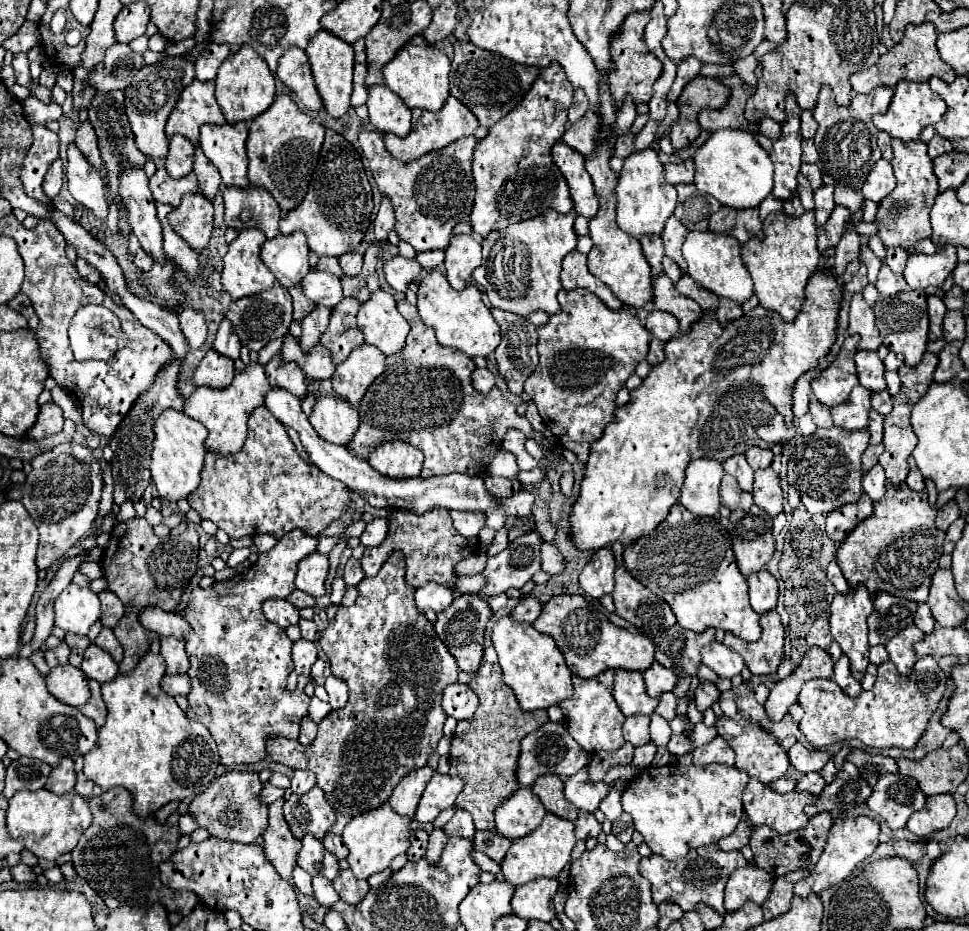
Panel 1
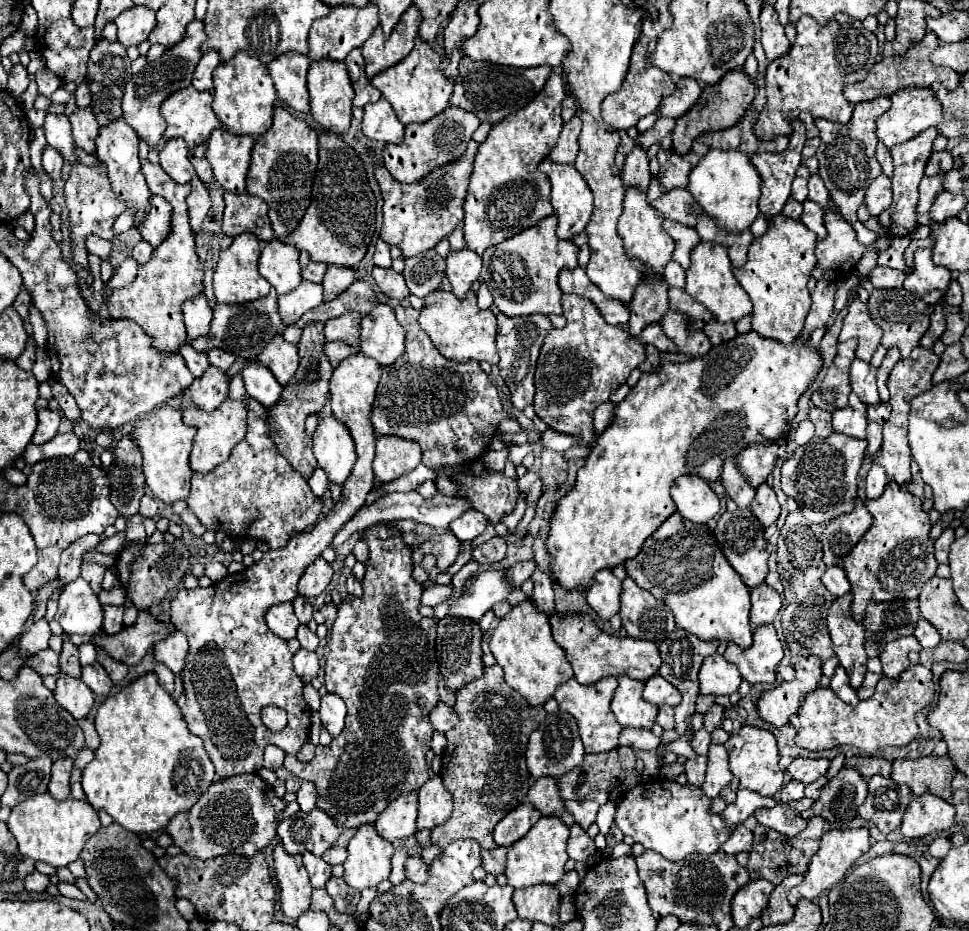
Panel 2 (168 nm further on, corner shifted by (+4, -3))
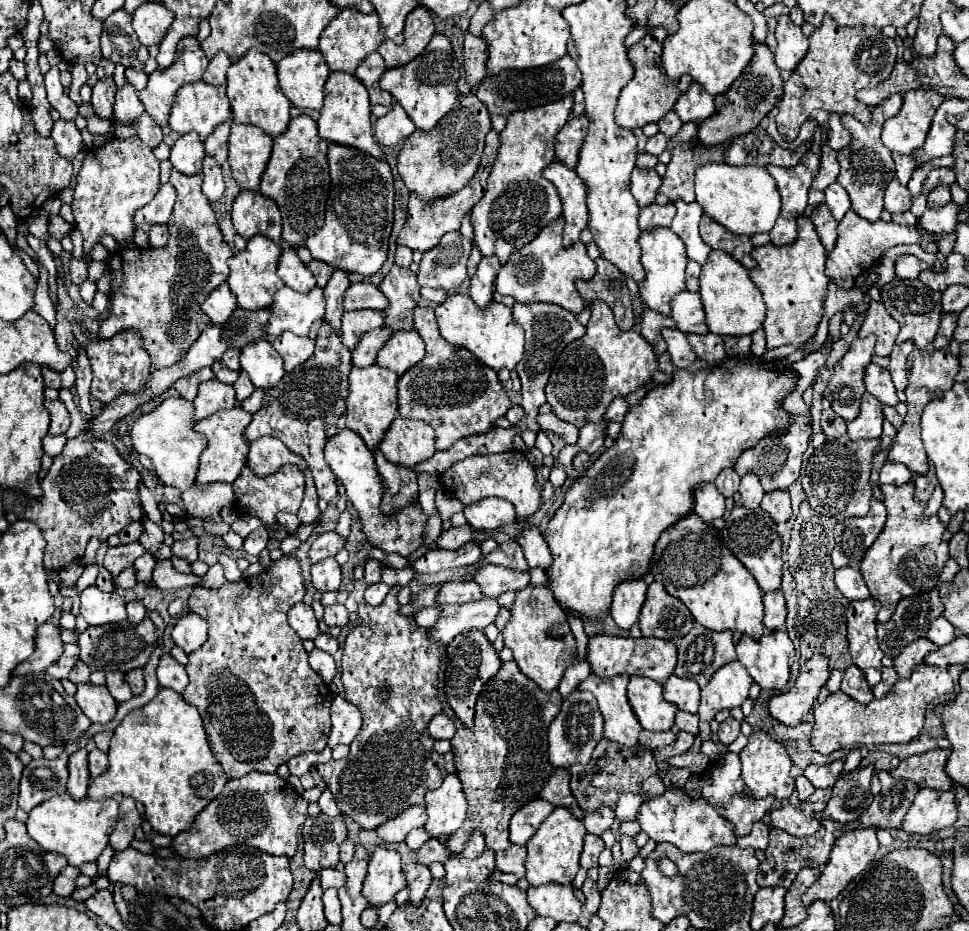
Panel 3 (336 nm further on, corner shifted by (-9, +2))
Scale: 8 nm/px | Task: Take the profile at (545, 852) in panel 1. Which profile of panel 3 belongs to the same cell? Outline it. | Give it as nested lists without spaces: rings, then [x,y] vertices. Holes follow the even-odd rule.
[[[555,807],[553,813],[541,823],[537,833],[527,841],[527,873],[525,879],[529,885],[543,885],[543,883],[559,883],[559,885],[571,885],[577,871],[579,871],[579,855],[583,849],[583,835],[585,825],[583,821],[575,819],[569,809]]]

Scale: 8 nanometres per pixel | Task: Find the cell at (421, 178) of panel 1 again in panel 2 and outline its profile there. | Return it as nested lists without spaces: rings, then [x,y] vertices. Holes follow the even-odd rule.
[[[472,140],[464,152],[464,158],[452,162],[452,166],[432,172],[428,178],[424,178],[424,182],[414,182],[412,186],[396,182],[392,174],[384,170],[384,166],[376,166],[376,180],[384,196],[384,224],[380,238],[390,246],[398,246],[404,258],[426,252],[446,238],[464,218],[464,198],[476,152],[478,142]]]

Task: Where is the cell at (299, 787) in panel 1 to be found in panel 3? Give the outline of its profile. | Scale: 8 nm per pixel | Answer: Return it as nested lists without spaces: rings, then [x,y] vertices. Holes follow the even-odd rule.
[[[325,789],[323,793],[321,793],[321,797],[319,797],[319,807],[321,807],[321,811],[325,813],[325,815],[339,815],[341,811],[337,809],[337,805],[335,805],[335,799],[333,799],[333,795],[331,795],[331,791],[329,789]]]

